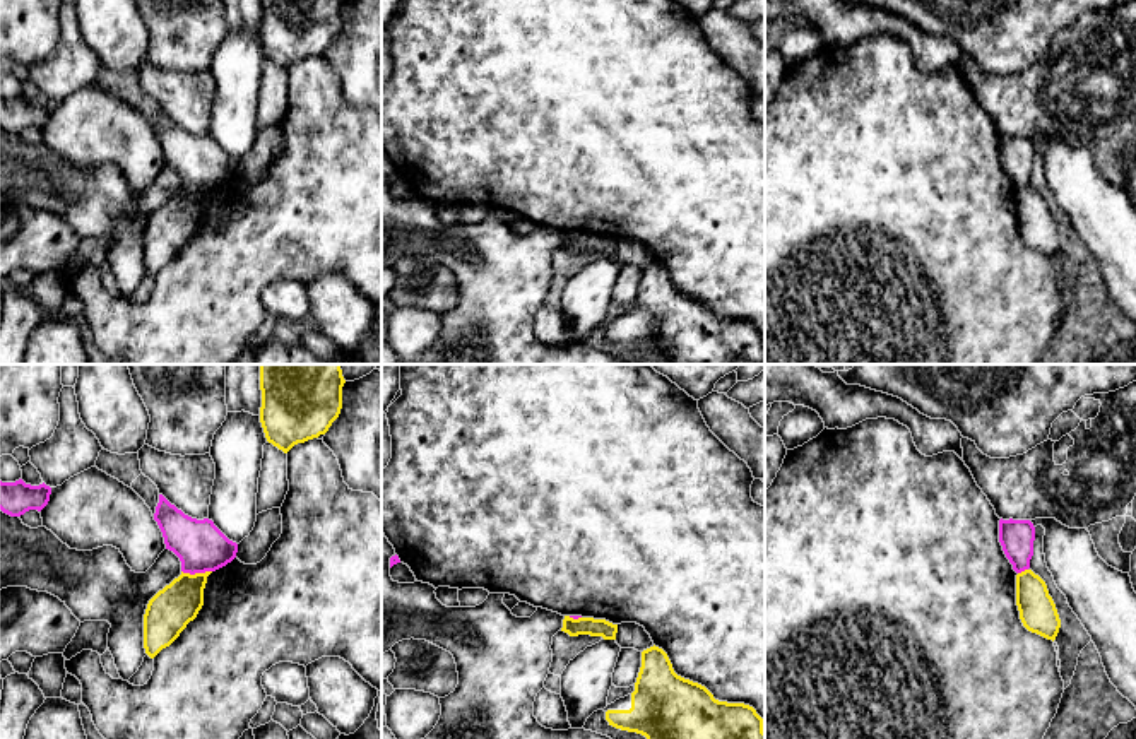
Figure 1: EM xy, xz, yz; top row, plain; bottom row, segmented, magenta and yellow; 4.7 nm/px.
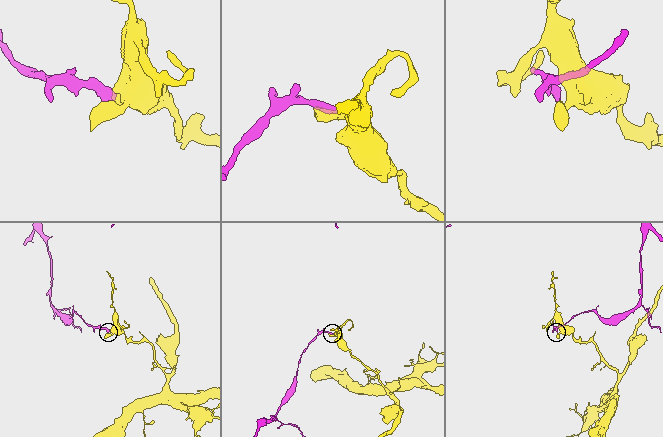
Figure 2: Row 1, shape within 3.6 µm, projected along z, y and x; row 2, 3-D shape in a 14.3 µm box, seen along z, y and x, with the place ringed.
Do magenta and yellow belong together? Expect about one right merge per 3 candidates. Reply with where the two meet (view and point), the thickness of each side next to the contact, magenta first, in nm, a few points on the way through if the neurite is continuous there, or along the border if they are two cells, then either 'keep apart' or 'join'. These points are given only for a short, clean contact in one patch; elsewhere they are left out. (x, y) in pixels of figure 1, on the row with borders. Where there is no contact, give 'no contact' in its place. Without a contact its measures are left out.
xy (197, 572) | 240/200 nm | along xy (182, 570), (190, 573), (211, 572) | keep apart

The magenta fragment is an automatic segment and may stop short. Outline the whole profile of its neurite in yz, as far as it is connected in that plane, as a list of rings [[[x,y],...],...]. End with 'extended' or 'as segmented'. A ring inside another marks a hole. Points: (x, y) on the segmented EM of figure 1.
[[[999,520],[999,542],[1016,573],[1030,568],[1033,541],[1035,527],[1030,520]]]; as segmented

